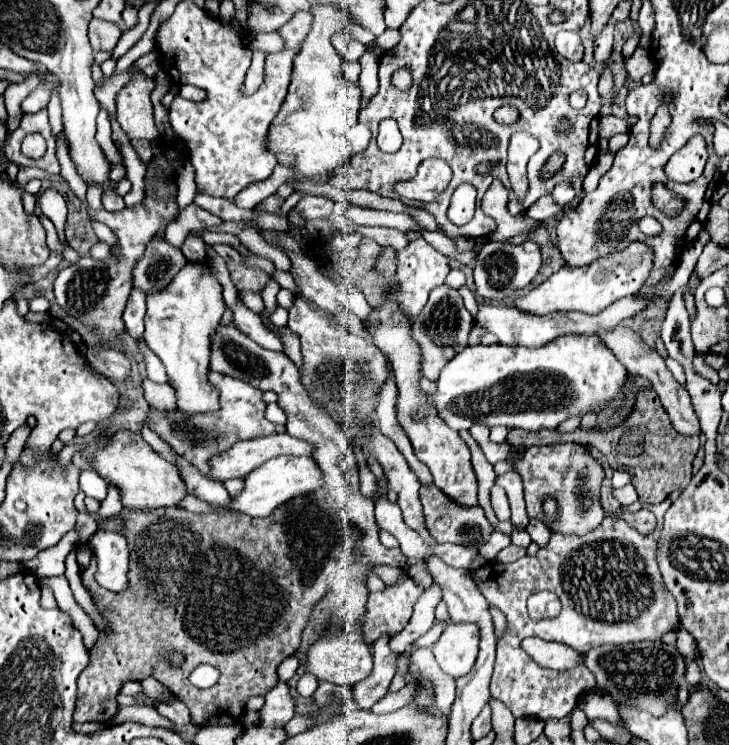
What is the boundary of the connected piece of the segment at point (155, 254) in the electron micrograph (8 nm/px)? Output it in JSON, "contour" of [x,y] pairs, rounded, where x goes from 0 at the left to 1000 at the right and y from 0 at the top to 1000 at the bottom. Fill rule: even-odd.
{"contour":[[[206,321],[198,345],[184,358],[184,385],[200,396],[222,391],[244,369],[255,345],[225,321]]]}

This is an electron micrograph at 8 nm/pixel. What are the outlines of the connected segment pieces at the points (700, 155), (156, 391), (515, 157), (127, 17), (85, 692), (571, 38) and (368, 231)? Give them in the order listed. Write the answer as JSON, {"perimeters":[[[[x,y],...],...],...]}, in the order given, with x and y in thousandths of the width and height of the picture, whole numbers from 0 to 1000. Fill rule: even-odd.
{"perimeters":[[[[955,181],[930,205],[925,205],[922,211],[930,219],[927,221],[930,232],[925,230],[925,224],[916,216],[914,224],[911,224],[914,238],[919,243],[927,243],[927,246],[947,246],[947,243],[952,243],[952,240],[957,240],[963,235],[963,227],[966,227],[968,211],[971,211],[968,189],[963,187],[963,181]]],[[[200,507],[195,514],[195,519],[198,519],[198,533],[206,544],[211,544],[214,549],[222,549],[222,552],[228,552],[228,549],[239,552],[239,546],[241,546],[241,522],[239,522],[236,514],[219,517],[219,514],[211,514],[211,511]]],[[[705,179],[700,184],[697,197],[697,238],[702,246],[702,256],[711,267],[722,264],[724,259],[724,238],[722,238],[722,219],[738,203],[738,189],[724,179]]],[[[173,9],[170,17],[167,17],[167,36],[176,42],[181,36],[189,34],[189,15],[181,12],[181,9]]],[[[433,659],[422,667],[409,667],[409,670],[401,670],[395,675],[390,675],[387,681],[381,681],[370,694],[362,694],[362,697],[340,697],[340,691],[318,691],[318,689],[307,689],[307,691],[299,691],[299,689],[283,689],[283,691],[272,691],[272,689],[261,689],[255,683],[247,683],[247,681],[219,681],[219,683],[209,683],[209,686],[167,686],[162,691],[167,697],[167,718],[173,721],[176,726],[176,737],[178,737],[178,766],[176,766],[176,785],[189,785],[189,791],[181,796],[178,791],[167,793],[167,796],[156,796],[156,793],[148,793],[143,788],[137,788],[134,783],[129,783],[126,777],[126,769],[129,769],[129,748],[123,753],[123,761],[112,766],[112,785],[121,791],[129,812],[134,815],[134,820],[140,823],[140,828],[145,831],[145,844],[134,844],[134,860],[132,866],[123,871],[123,890],[118,893],[118,898],[110,903],[107,909],[107,938],[104,938],[104,954],[102,954],[102,969],[133,969],[148,970],[162,946],[159,946],[159,933],[167,922],[170,914],[195,914],[200,909],[211,909],[217,914],[222,914],[228,922],[233,922],[239,928],[239,933],[255,944],[255,949],[261,952],[261,960],[263,960],[263,968],[269,973],[299,973],[299,970],[324,970],[329,965],[329,960],[335,957],[335,944],[343,933],[362,933],[368,925],[373,925],[379,917],[381,917],[381,893],[395,882],[401,879],[409,868],[412,868],[412,860],[414,860],[414,847],[425,831],[425,820],[428,820],[428,812],[447,796],[447,785],[450,785],[450,777],[455,774],[455,761],[458,761],[458,753],[461,753],[461,740],[469,729],[469,710],[466,710],[466,699],[464,699],[464,691],[453,675],[453,670],[447,667],[444,659]],[[225,868],[239,868],[244,874],[252,877],[255,887],[247,898],[236,898],[236,895],[228,895],[225,887],[219,885],[219,874]],[[274,890],[288,890],[294,895],[302,898],[302,911],[299,917],[291,922],[291,925],[272,925],[272,922],[263,922],[261,914],[258,914],[258,906],[261,901],[274,893]],[[321,954],[321,965],[302,965],[313,957]]],[[[768,42],[763,47],[763,68],[776,77],[779,82],[796,82],[801,74],[801,63],[796,58],[793,44],[782,44],[782,42]]],[[[486,303],[484,311],[491,311],[499,318],[512,319],[521,330],[538,330],[543,336],[558,332],[561,322],[556,313],[538,306]]]]}

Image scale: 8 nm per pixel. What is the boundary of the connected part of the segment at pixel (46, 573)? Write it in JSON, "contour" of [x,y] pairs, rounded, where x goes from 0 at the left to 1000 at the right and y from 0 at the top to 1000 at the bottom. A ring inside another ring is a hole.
{"contour":[[[102,713],[91,715],[80,732],[60,737],[47,750],[36,753],[33,764],[49,772],[52,777],[69,774],[69,772],[88,772],[88,750],[96,742],[96,737],[104,732],[104,726],[107,726],[107,718]]]}

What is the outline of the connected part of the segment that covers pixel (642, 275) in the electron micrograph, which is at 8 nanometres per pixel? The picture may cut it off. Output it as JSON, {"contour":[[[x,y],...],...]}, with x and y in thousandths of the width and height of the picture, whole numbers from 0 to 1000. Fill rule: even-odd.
{"contour":[[[867,323],[859,334],[823,345],[809,356],[768,361],[743,383],[730,388],[724,396],[711,399],[705,412],[722,420],[735,420],[735,423],[752,423],[760,417],[798,417],[807,423],[818,423],[829,417],[829,412],[834,412],[837,407],[861,396],[872,396],[883,383],[883,374],[892,369],[894,348],[897,342],[889,326]]]}

